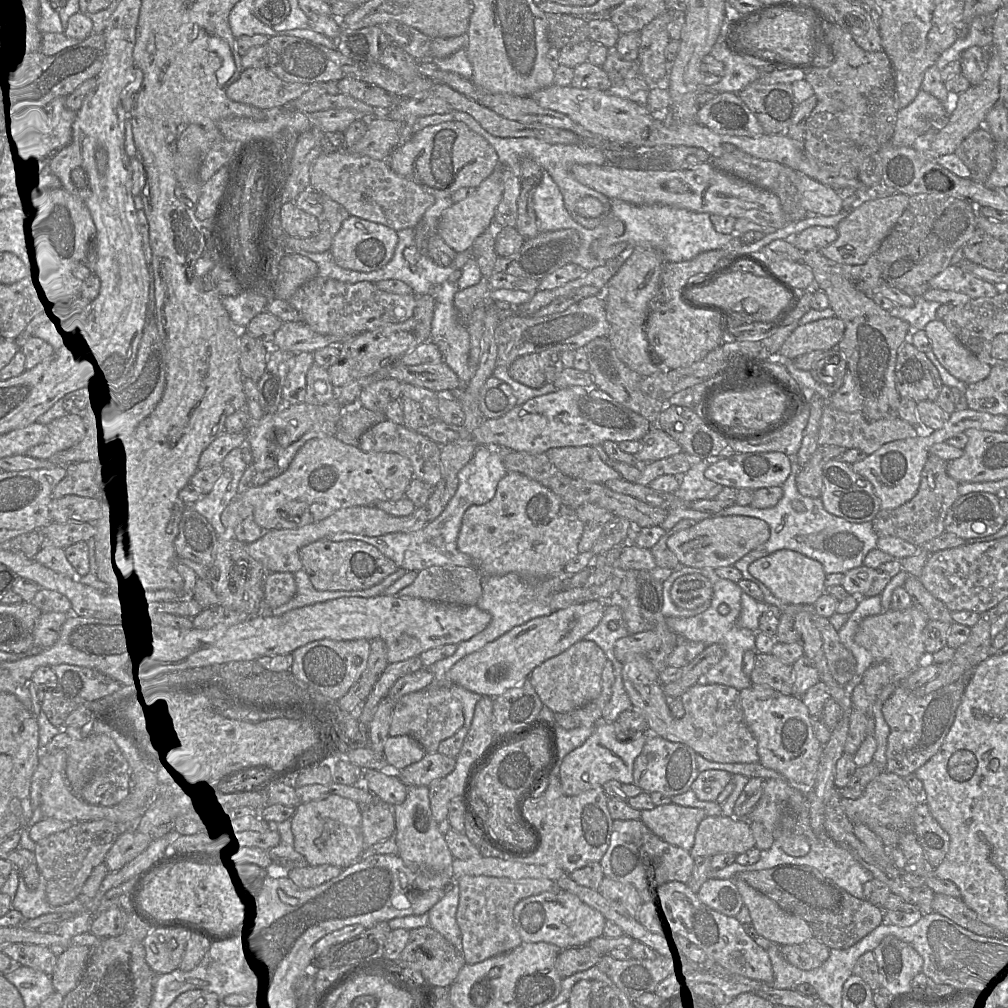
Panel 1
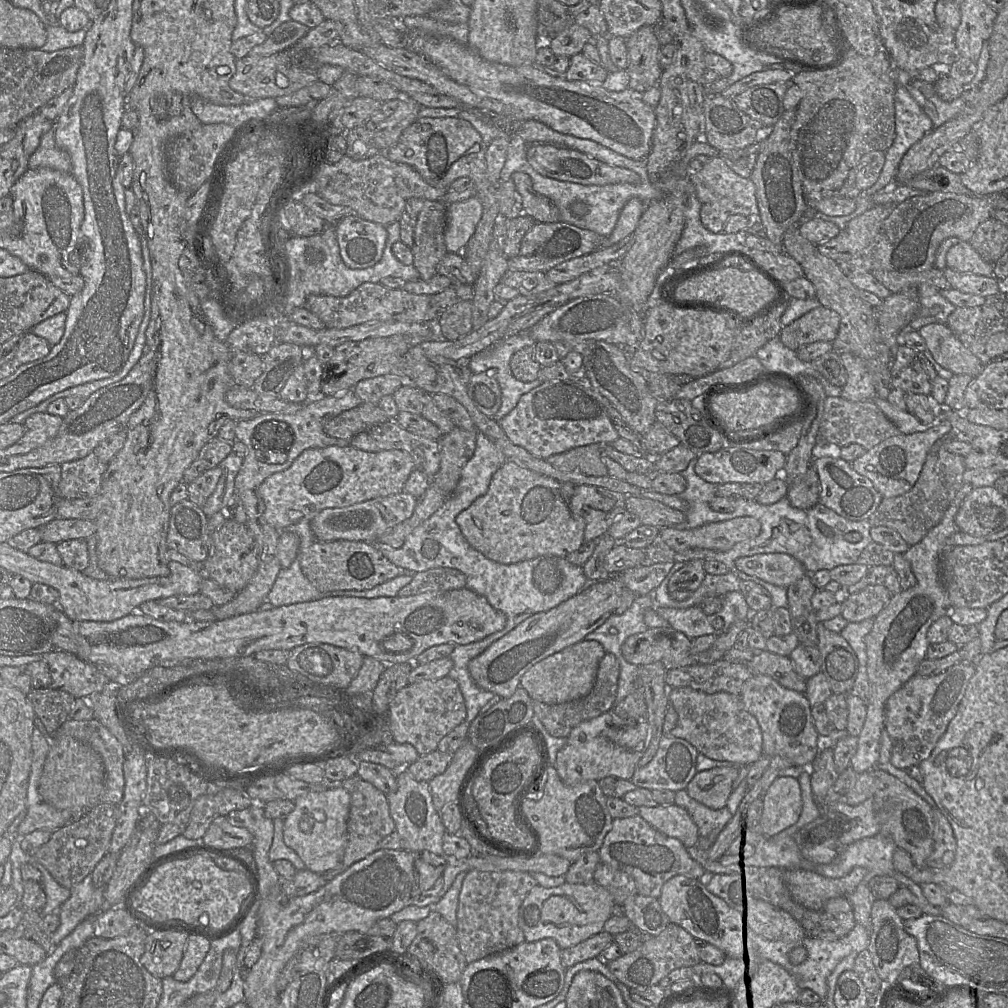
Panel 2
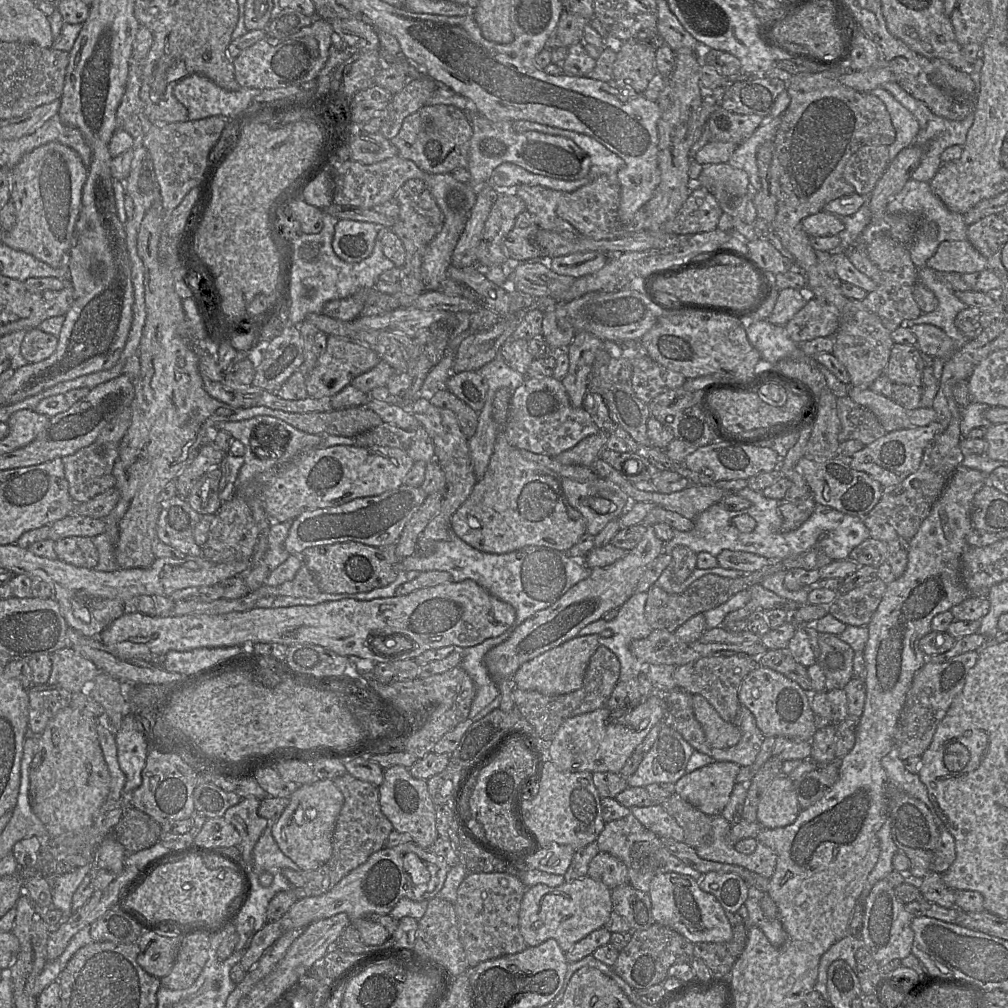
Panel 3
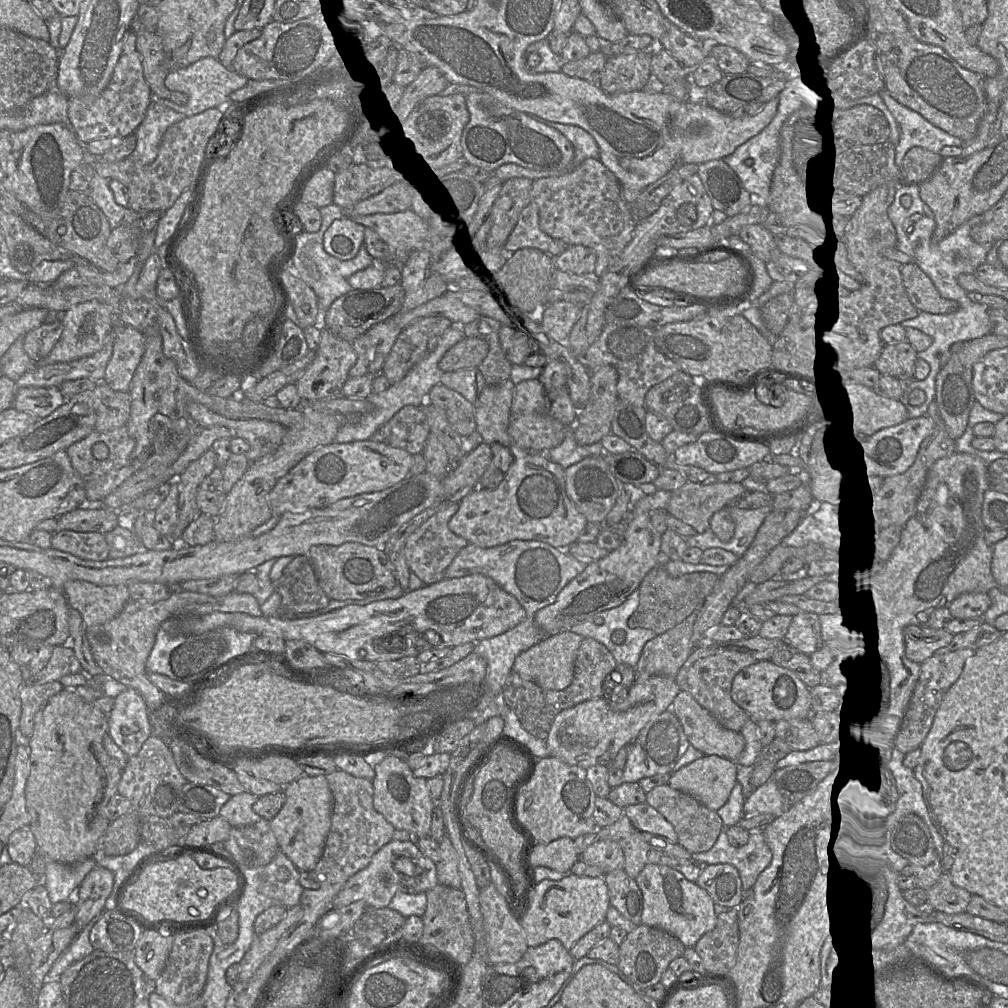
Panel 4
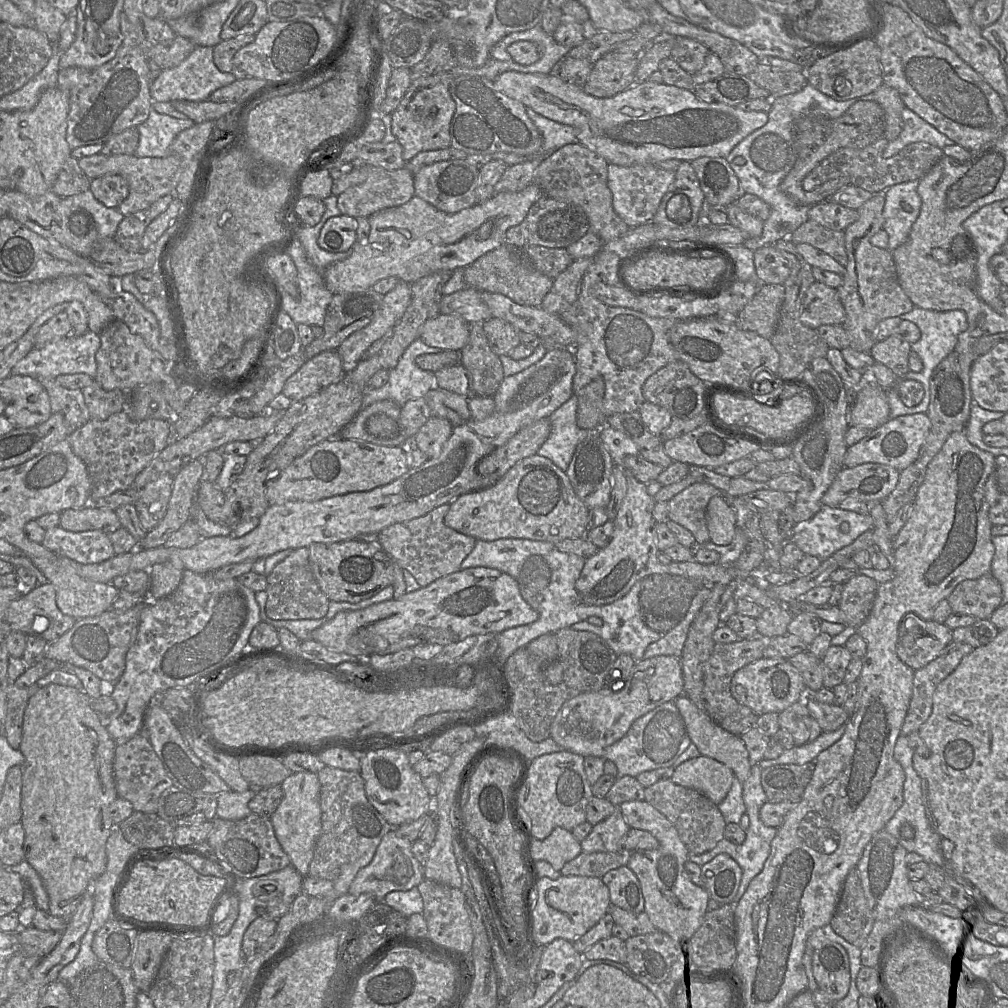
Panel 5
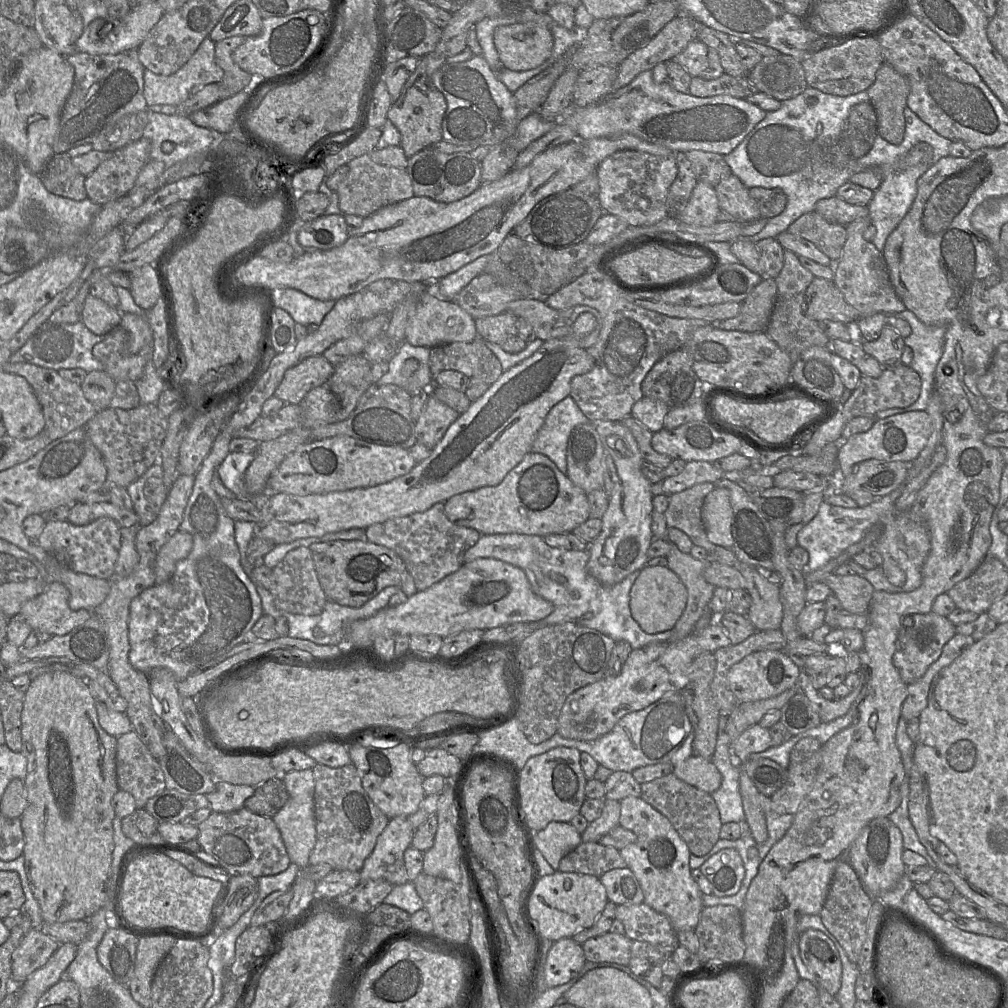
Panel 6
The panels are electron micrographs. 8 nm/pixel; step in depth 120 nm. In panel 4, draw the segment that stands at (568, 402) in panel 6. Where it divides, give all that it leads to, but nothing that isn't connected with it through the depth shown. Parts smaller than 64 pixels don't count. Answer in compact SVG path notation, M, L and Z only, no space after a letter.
M567 427L566 436L562 443L547 451L545 455L547 459L566 469L586 457L604 457L604 447L601 442L590 445L579 445L575 440L573 427Z

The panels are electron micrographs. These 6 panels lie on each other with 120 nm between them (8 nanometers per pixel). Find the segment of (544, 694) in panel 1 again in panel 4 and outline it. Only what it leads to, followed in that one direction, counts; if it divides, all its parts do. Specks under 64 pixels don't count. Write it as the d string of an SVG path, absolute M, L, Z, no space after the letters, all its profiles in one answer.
M570 631L546 636L516 657L512 671L542 688L564 690L573 681L577 652L583 639L584 637Z

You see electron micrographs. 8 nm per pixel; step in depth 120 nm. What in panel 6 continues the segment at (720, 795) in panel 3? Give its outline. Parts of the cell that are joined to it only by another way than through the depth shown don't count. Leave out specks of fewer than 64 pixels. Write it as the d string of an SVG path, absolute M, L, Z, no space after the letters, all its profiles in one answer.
M691 755L674 766L675 776L709 794L715 792L722 783L722 775L711 761L699 755Z

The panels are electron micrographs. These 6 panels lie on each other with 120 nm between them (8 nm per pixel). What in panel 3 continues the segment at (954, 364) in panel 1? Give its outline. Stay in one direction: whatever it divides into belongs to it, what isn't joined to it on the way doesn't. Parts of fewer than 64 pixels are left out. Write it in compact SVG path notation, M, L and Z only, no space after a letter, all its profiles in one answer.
M931 324L910 327L917 338L917 348L931 358L949 359L957 350L956 343L940 328Z

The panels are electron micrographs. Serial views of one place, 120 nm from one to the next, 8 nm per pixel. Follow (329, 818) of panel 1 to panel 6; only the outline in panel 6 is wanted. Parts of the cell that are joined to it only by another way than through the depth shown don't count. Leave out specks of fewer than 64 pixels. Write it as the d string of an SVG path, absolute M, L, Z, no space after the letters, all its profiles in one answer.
M312 769L291 771L283 776L289 799L272 818L278 827L288 856L300 869L306 869L316 844L315 779Z

